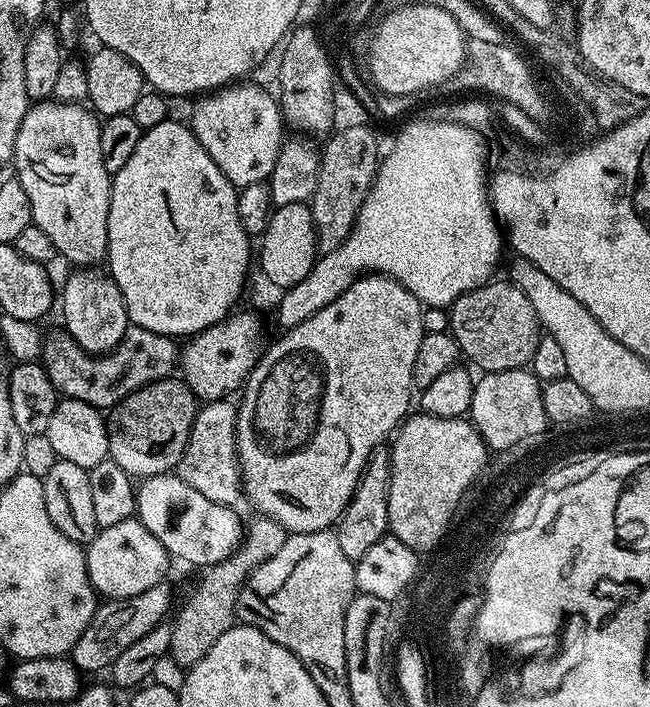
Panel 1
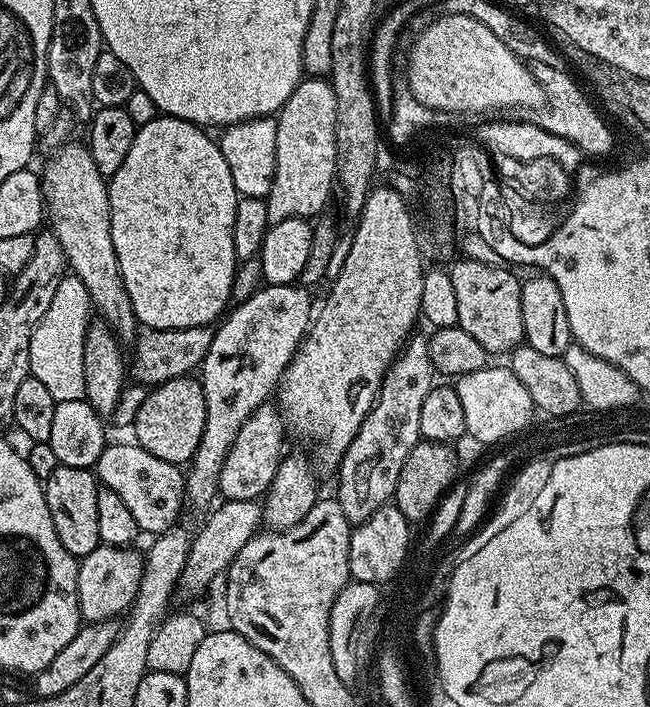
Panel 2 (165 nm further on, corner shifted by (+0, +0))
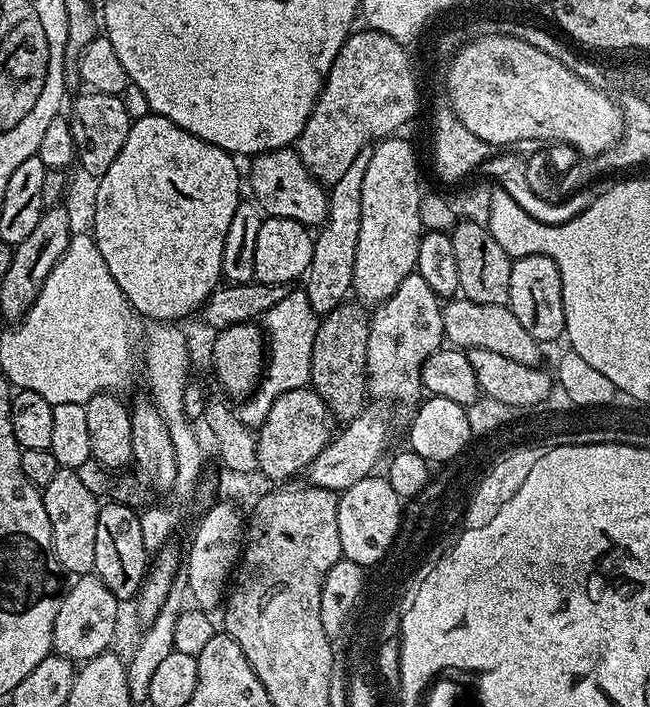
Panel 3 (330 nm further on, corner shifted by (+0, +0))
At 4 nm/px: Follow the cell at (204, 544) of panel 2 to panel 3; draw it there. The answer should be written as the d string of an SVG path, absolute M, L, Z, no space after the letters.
M376 406L365 407L358 418L343 425L338 434L333 435L322 454L318 454L314 462L310 462L306 470L307 483L339 494L354 486L354 482L362 482L362 478L373 475L379 469L376 467L379 466L380 459L382 464L385 459L384 451L388 448L388 420L378 409L372 407Z

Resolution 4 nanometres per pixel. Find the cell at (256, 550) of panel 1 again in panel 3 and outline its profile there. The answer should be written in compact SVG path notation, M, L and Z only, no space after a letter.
M345 302L327 313L319 321L310 359L310 387L326 402L328 411L341 425L348 424L366 407L368 394L368 341L369 313L360 302Z

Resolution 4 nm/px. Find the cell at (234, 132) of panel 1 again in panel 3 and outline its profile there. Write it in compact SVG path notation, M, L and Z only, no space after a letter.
M295 147L263 152L251 161L252 173L246 180L252 183L255 203L261 213L278 218L290 218L305 226L319 226L328 218L328 192L303 164Z

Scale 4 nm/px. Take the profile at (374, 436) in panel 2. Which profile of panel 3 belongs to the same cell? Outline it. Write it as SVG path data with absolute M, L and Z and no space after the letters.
M417 271L411 272L398 285L398 290L390 294L383 303L377 305L368 321L368 341L366 342L366 366L368 367L368 394L373 401L393 400L396 404L412 404L416 406L422 400L422 385L420 371L430 358L445 343L444 339L444 309L441 297L426 283Z

